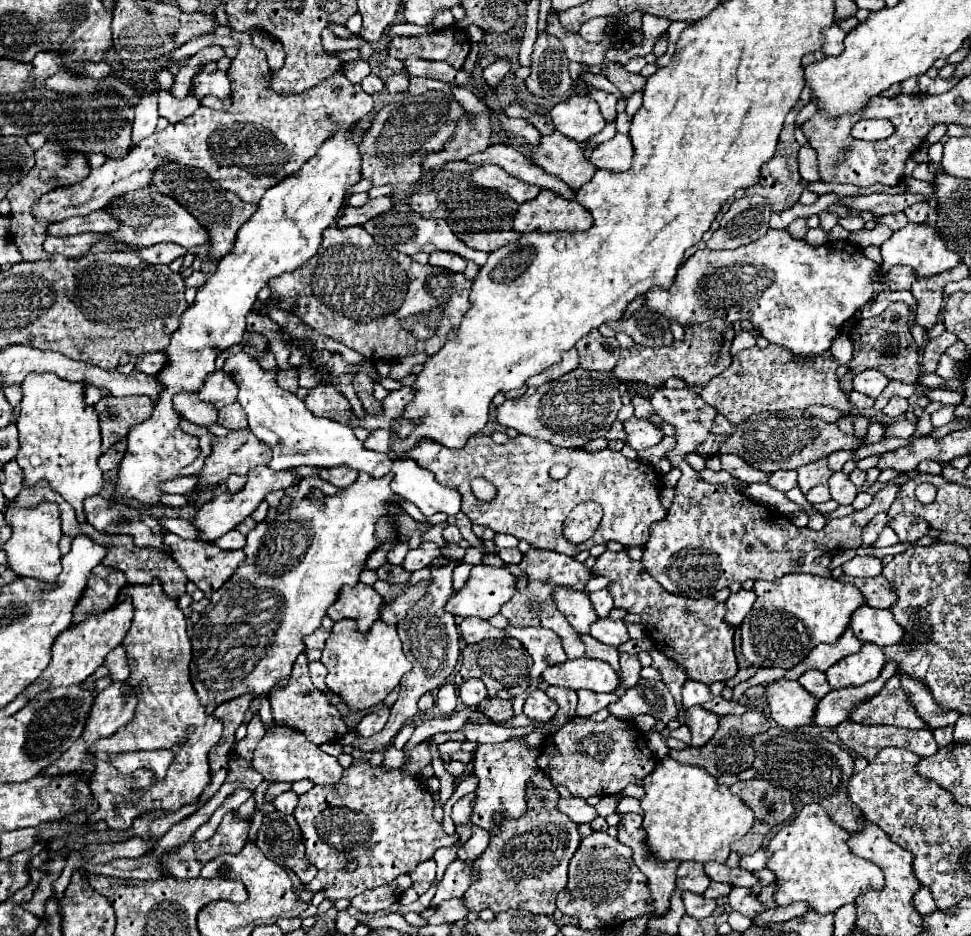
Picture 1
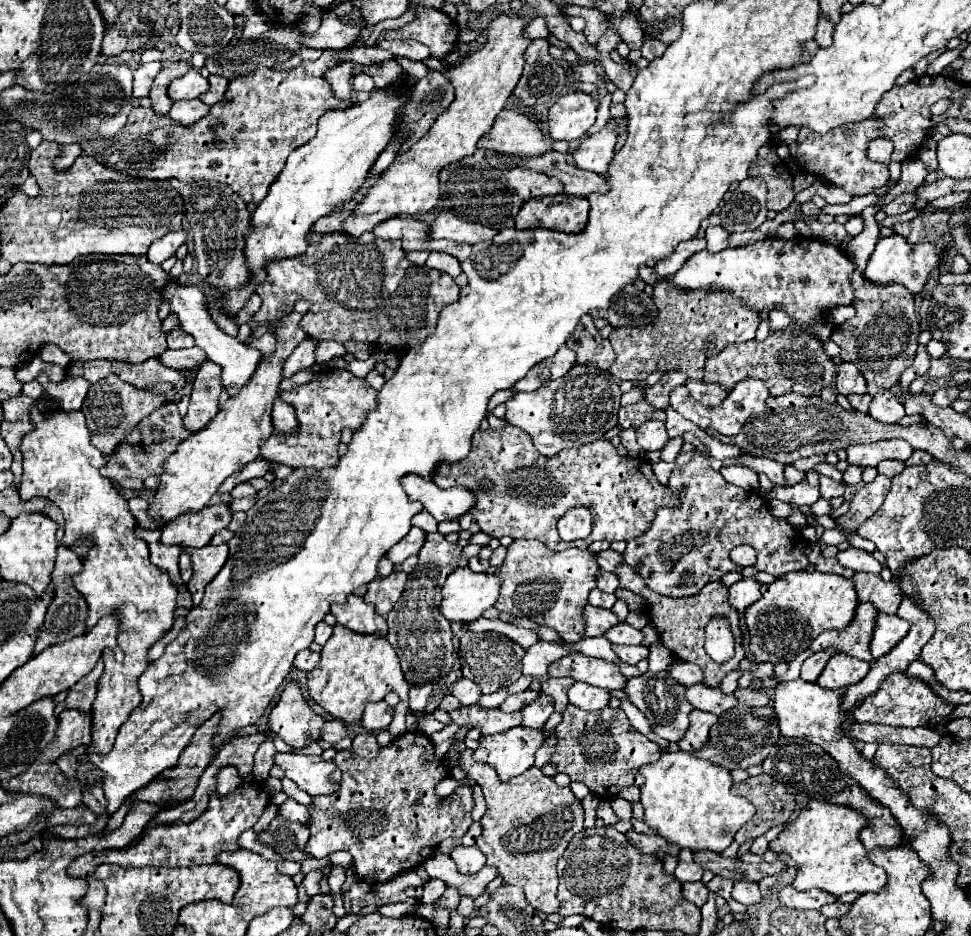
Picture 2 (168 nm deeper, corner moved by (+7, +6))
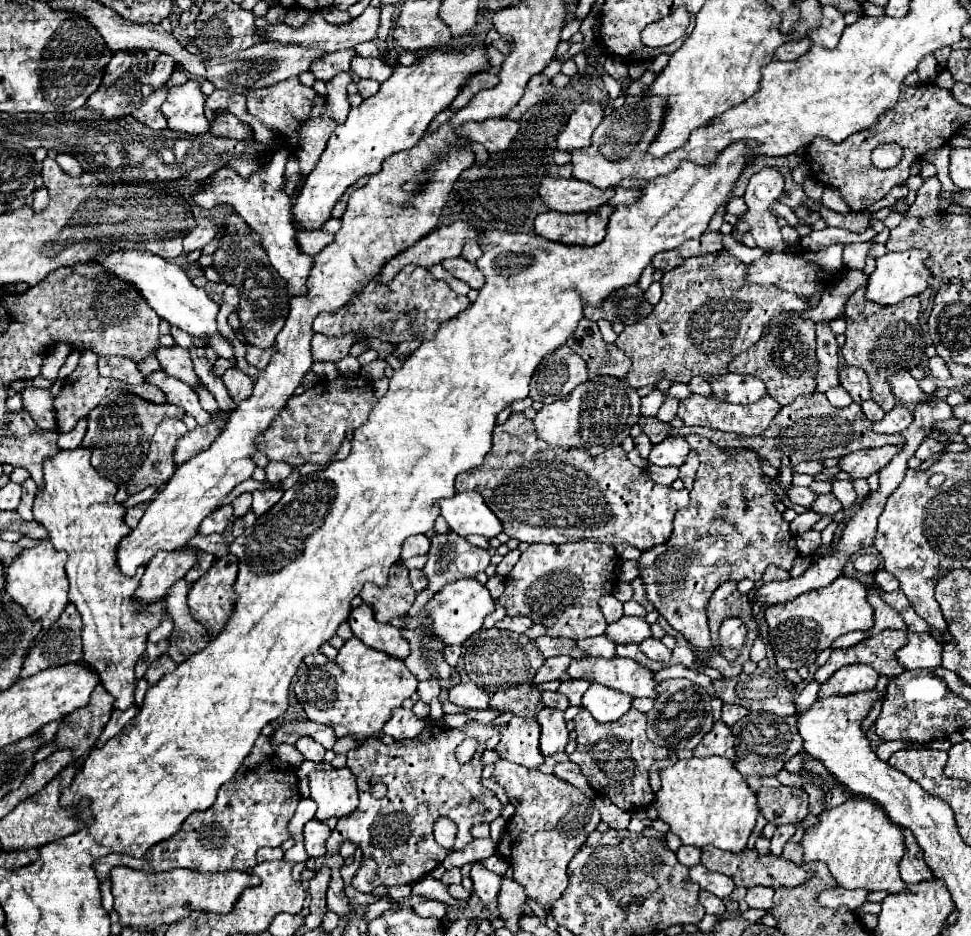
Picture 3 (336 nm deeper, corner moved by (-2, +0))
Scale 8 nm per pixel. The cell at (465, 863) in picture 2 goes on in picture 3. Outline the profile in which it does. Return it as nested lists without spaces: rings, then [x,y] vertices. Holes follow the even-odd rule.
[[[475,862],[471,868],[471,880],[473,880],[473,894],[485,902],[495,902],[499,888],[501,888],[501,876],[489,872],[481,862]]]

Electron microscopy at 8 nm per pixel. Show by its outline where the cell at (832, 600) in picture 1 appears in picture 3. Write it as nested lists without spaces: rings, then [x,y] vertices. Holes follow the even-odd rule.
[[[839,576],[825,588],[811,590],[795,600],[765,608],[765,620],[769,626],[769,642],[777,660],[777,668],[797,670],[801,666],[811,666],[817,654],[829,648],[831,642],[841,634],[869,630],[873,626],[873,610],[867,602],[867,586],[853,578]]]

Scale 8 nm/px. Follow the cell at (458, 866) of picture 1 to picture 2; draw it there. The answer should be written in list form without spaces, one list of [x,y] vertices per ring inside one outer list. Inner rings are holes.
[[[430,880],[424,886],[424,892],[420,896],[420,904],[434,904],[446,890],[446,884],[442,880]]]

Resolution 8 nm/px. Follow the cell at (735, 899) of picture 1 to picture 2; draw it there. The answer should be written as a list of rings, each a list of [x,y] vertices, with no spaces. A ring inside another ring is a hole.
[[[734,882],[732,898],[744,906],[750,906],[750,904],[758,904],[762,900],[762,894],[756,882]]]

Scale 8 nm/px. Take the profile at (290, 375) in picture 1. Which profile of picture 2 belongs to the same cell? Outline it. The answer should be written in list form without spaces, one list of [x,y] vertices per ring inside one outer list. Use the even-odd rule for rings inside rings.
[[[306,336],[294,348],[294,352],[288,356],[288,360],[284,364],[284,378],[294,376],[302,368],[310,368],[316,362],[316,346],[318,346],[318,342],[314,338],[310,338],[310,336]]]

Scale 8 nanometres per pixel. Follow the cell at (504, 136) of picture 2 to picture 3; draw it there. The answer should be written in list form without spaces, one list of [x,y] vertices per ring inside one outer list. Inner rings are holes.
[[[491,118],[487,122],[467,122],[467,126],[457,128],[457,132],[465,134],[465,138],[483,144],[489,154],[507,150],[513,138],[517,136],[517,130],[519,130],[519,122],[509,118]]]

